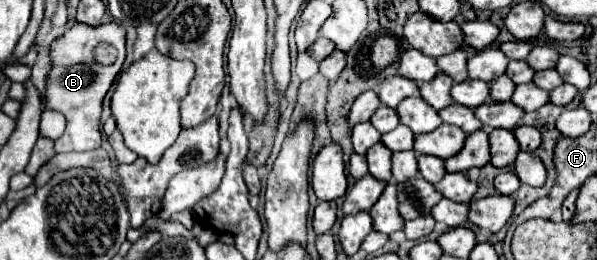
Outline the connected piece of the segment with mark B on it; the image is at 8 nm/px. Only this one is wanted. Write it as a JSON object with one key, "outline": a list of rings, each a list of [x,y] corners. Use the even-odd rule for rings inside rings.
{"outline":[[[75,22],[59,40],[51,44],[53,70],[47,82],[47,108],[59,110],[67,118],[67,128],[61,138],[55,140],[55,152],[85,152],[101,146],[101,104],[115,76],[125,62],[125,28],[117,22],[107,22],[91,28],[83,22]],[[97,50],[113,50],[109,60],[101,64],[95,58]]]}

